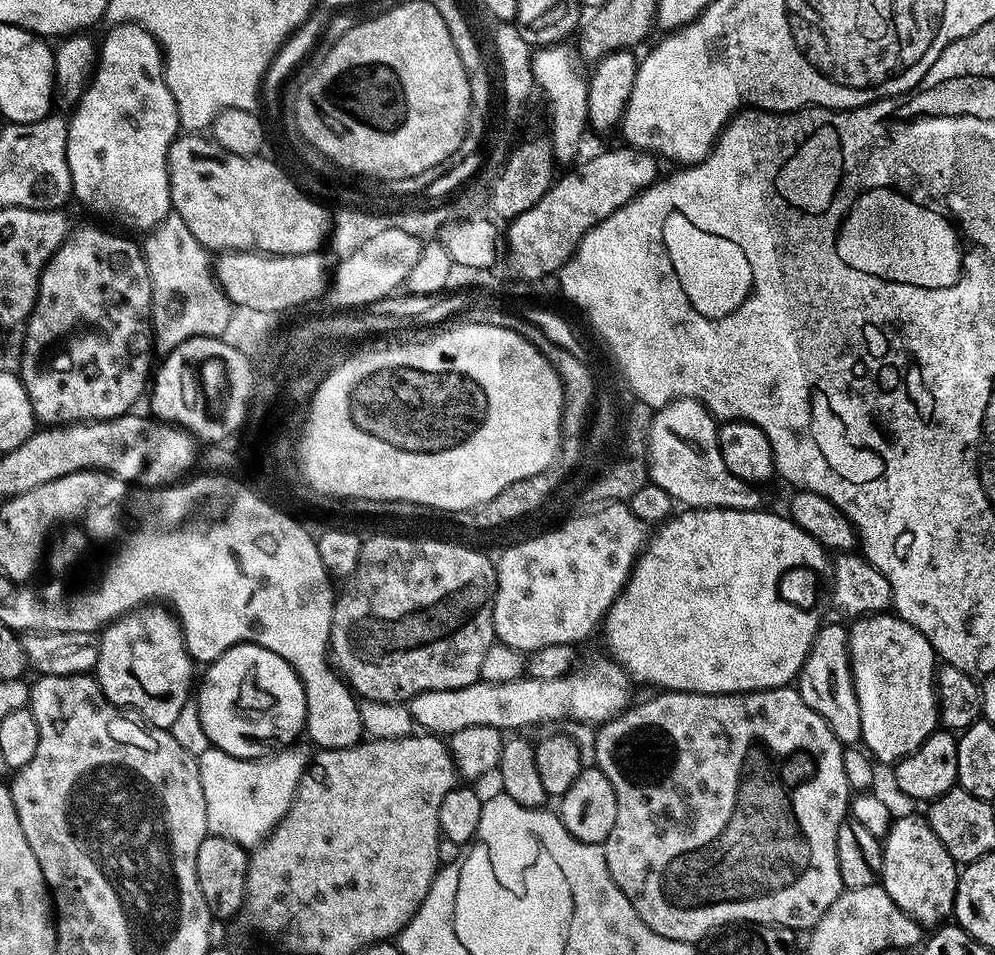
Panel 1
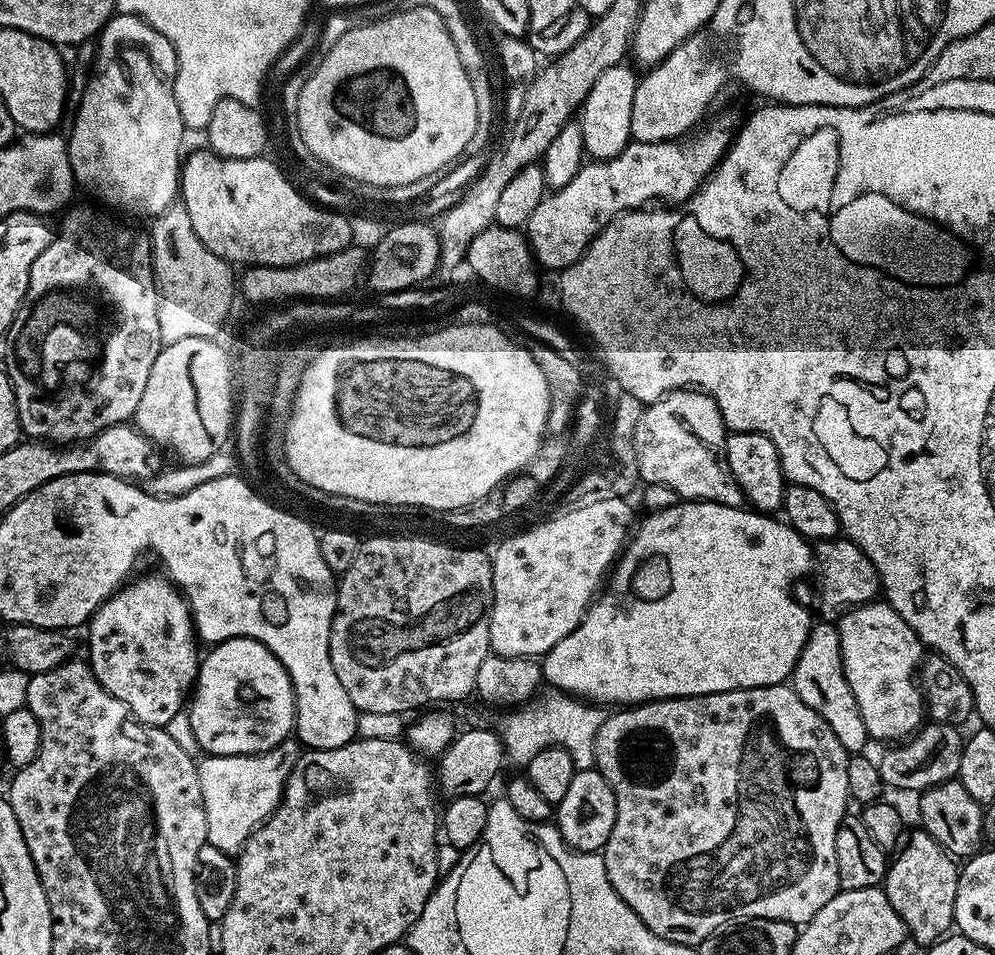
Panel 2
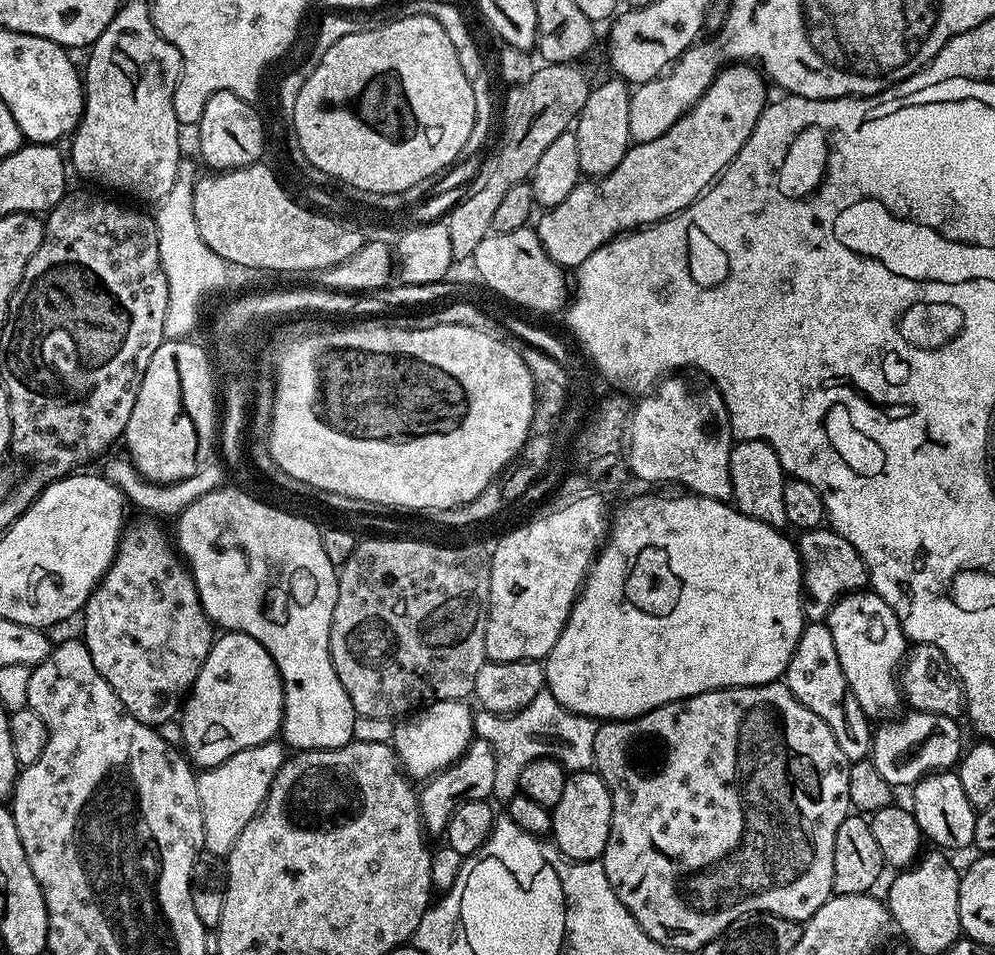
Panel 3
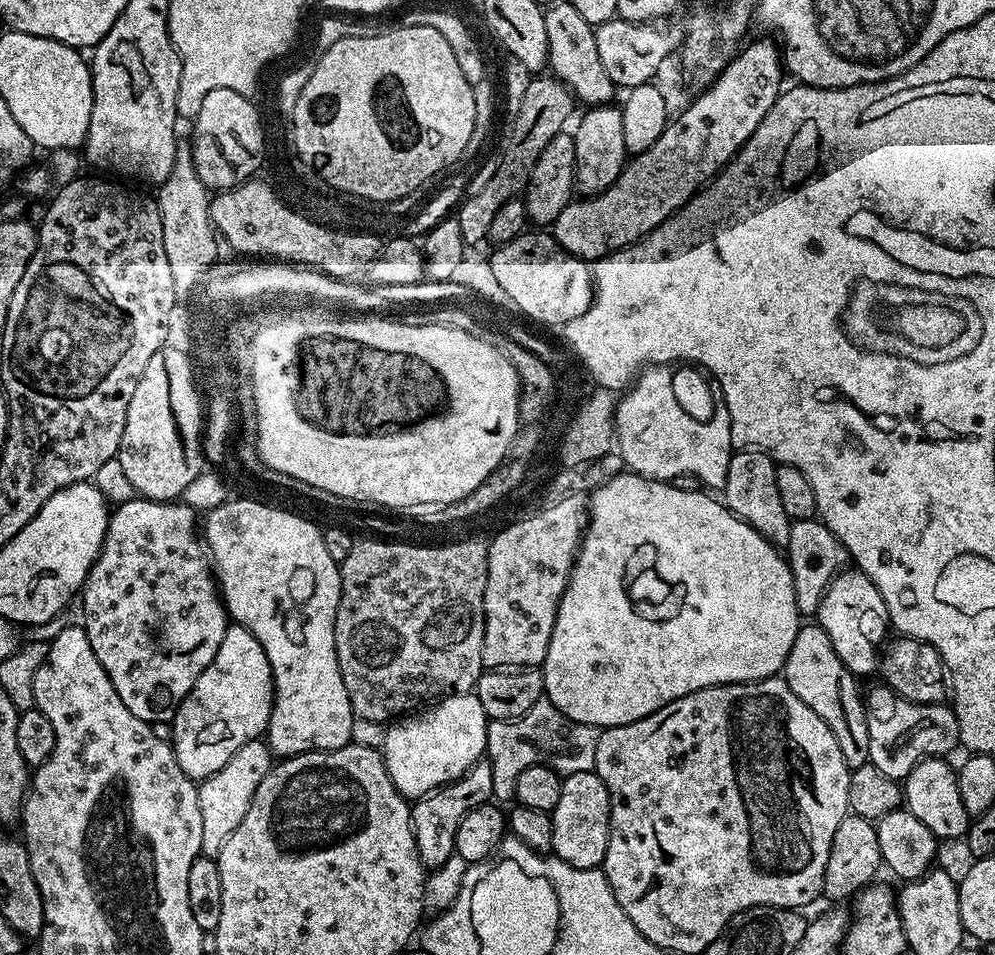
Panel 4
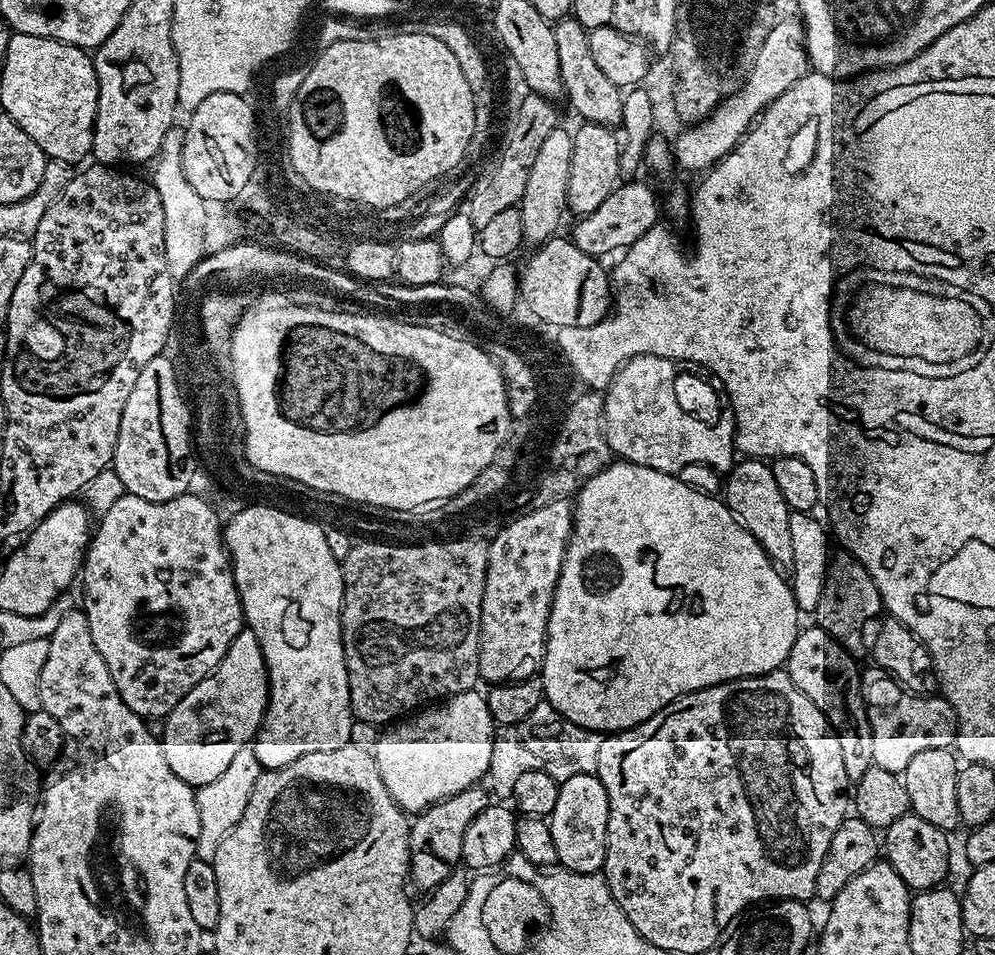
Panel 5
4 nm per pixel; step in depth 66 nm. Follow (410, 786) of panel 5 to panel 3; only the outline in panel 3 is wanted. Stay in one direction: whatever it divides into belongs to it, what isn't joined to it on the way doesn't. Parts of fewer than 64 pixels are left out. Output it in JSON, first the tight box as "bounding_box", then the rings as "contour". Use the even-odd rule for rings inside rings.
{"bounding_box":[390,700,474,778],"contour":[[[436,700],[401,719],[392,729],[390,741],[409,777],[431,778],[461,756],[474,739],[474,712],[462,700]]]}

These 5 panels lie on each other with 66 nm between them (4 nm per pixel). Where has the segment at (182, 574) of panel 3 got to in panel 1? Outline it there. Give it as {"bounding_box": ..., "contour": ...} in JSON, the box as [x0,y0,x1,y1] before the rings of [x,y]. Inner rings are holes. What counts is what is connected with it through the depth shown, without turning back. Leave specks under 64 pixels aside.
{"bounding_box":[94,606,194,729],"contour":[[[138,606],[107,624],[99,638],[94,675],[102,694],[106,694],[111,704],[131,710],[151,727],[171,729],[171,724],[183,714],[184,707],[187,704],[189,707],[194,692],[194,661],[188,653],[179,620],[167,607]]]}

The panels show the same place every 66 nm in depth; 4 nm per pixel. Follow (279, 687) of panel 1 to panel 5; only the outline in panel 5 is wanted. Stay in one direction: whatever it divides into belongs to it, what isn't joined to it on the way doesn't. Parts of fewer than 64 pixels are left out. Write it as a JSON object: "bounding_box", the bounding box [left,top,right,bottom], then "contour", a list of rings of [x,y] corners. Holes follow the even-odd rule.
{"bounding_box":[162,630,268,789],"contour":[[[247,630],[240,632],[234,642],[230,642],[230,650],[218,662],[216,671],[212,672],[190,694],[170,710],[170,714],[163,717],[164,732],[162,731],[162,743],[166,762],[170,762],[170,770],[182,778],[182,782],[191,784],[193,789],[206,786],[206,782],[214,782],[222,770],[234,759],[234,754],[238,750],[249,747],[255,740],[257,732],[260,730],[260,723],[264,721],[264,711],[268,708],[268,667],[262,654],[262,646],[258,646],[258,638]]]}

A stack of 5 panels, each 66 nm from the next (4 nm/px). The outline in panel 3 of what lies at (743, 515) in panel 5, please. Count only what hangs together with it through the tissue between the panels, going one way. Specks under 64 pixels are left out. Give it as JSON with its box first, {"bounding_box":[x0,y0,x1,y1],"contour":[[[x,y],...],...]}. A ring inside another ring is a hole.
{"bounding_box":[728,440,789,529],"contour":[[[741,440],[733,443],[728,465],[732,483],[731,503],[734,507],[758,522],[766,522],[766,526],[787,529],[789,522],[782,499],[786,473],[782,462],[778,462],[776,451],[764,440]]]}

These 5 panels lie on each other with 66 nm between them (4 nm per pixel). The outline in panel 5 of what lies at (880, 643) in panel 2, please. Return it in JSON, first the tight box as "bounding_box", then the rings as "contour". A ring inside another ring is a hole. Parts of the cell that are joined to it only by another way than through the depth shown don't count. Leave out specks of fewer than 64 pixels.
{"bounding_box":[814,559,882,654],"contour":[[[833,559],[828,565],[822,598],[818,598],[814,619],[818,627],[826,630],[826,634],[833,636],[847,652],[859,654],[863,648],[864,651],[866,648],[864,627],[867,626],[868,620],[875,621],[881,615],[879,612],[882,612],[882,605],[878,586],[874,586],[868,571],[854,559],[843,559]]]}

